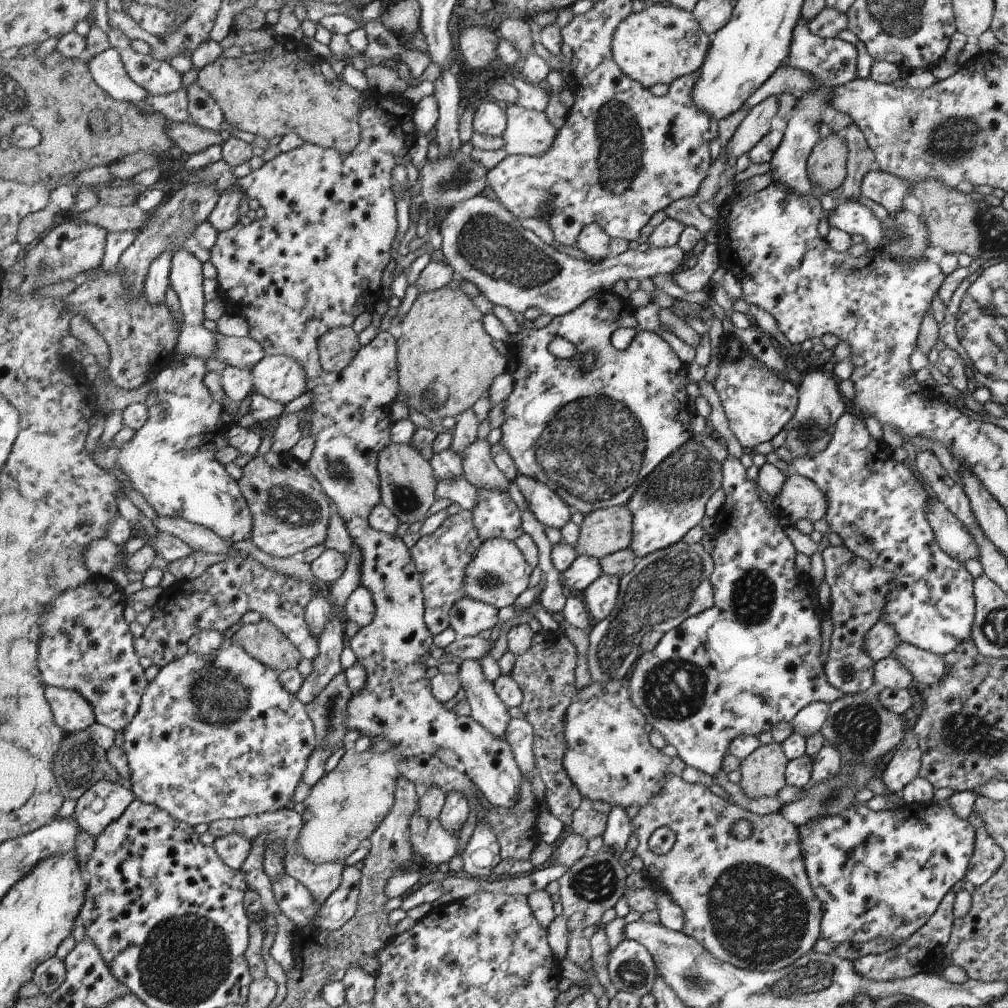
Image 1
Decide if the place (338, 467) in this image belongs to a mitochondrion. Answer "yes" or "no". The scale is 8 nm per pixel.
yes

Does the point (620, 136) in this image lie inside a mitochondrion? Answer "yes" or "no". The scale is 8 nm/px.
yes

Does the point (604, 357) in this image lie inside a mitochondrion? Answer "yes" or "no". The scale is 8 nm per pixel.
no

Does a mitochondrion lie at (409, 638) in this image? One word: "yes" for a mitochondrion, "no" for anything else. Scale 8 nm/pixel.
no

